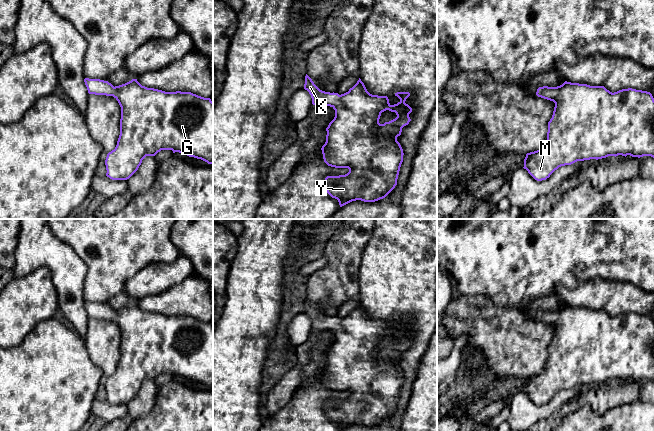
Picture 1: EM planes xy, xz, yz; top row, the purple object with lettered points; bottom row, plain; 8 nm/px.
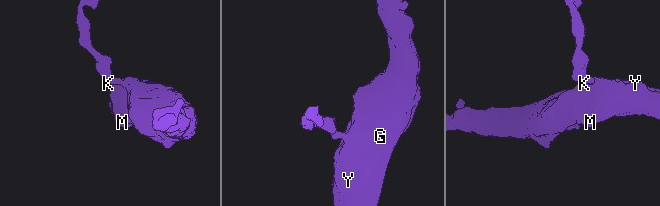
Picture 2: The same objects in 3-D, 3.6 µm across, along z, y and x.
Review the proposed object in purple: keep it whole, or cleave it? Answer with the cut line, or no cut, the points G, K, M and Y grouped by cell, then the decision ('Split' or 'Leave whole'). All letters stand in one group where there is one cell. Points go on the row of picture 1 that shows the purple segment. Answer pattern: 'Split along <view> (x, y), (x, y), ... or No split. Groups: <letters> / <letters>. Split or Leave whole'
No split. Groups: G K M Y. Leave whole

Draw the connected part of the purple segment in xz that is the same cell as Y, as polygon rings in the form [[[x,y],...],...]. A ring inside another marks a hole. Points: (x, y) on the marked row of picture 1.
[[[307,74],[304,89],[311,95],[313,105],[330,106],[335,110],[334,119],[326,128],[326,142],[321,148],[324,162],[331,167],[349,169],[345,175],[325,178],[323,183],[327,193],[338,200],[340,207],[356,200],[375,202],[385,198],[397,185],[403,162],[404,153],[397,137],[411,121],[412,108],[405,103],[410,93],[395,93],[400,101],[391,105],[387,96],[370,94],[360,78],[348,92],[339,95],[320,90]],[[386,110],[395,112],[397,117],[380,124],[381,113]]]

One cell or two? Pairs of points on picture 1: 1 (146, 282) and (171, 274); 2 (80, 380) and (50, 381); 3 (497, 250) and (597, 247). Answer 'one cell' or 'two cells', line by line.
1: one cell
2: one cell
3: one cell

